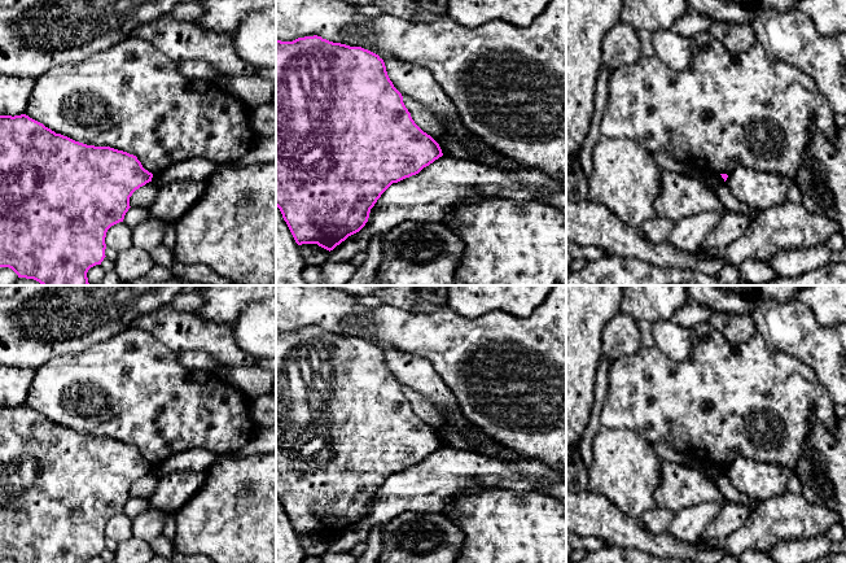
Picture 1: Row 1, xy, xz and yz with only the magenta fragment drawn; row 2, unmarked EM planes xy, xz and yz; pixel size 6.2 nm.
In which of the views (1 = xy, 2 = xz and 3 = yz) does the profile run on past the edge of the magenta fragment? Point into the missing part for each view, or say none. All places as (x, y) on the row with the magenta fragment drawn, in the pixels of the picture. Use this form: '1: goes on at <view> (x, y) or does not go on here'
1: does not go on here
2: does not go on here
3: does not go on here

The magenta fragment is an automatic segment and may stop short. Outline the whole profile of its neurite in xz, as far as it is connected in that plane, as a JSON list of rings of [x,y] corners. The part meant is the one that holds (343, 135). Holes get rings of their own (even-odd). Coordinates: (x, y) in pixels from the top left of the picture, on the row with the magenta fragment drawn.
[[[317,35],[298,38],[293,42],[276,39],[276,206],[298,245],[317,244],[329,252],[333,250],[365,226],[371,209],[393,183],[418,174],[442,156],[439,144],[412,119],[402,93],[390,80],[385,62],[378,54],[361,47],[333,43]]]

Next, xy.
[[[0,115],[0,267],[12,269],[18,278],[34,279],[41,285],[88,285],[87,272],[91,267],[101,265],[105,256],[105,237],[108,230],[123,222],[130,206],[132,193],[152,182],[153,174],[145,170],[136,156],[110,147],[95,147],[75,141],[56,134],[43,123],[21,115]]]

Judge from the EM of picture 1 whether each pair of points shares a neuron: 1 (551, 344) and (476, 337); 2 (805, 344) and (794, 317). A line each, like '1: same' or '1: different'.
1: same
2: same

